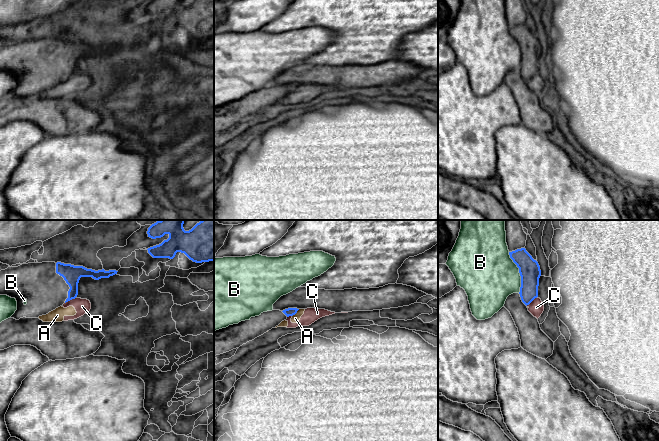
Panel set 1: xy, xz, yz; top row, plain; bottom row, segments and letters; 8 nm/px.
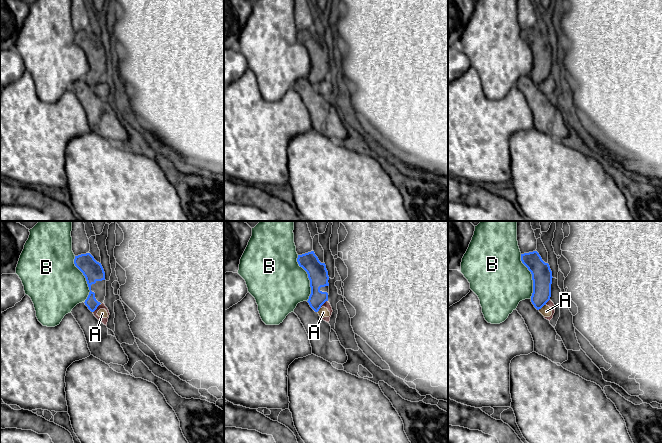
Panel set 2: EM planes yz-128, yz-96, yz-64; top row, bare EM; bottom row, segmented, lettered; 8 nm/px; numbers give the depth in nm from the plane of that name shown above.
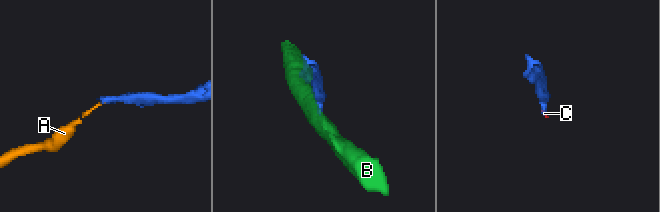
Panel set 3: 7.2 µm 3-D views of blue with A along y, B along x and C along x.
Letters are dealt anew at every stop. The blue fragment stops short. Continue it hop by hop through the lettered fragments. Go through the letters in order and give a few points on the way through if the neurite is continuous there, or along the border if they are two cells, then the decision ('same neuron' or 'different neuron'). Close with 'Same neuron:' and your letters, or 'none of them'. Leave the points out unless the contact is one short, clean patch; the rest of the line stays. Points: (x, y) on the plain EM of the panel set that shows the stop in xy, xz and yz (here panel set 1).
A: border along xz (299, 85), (292, 92); different neuron
B: different neuron
C: different neuron
Same neuron: none of them

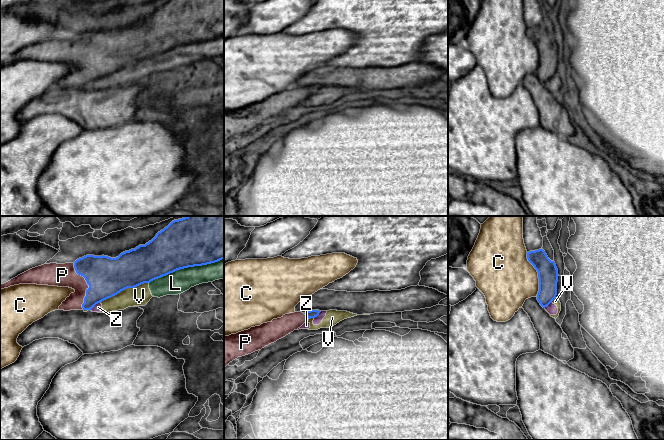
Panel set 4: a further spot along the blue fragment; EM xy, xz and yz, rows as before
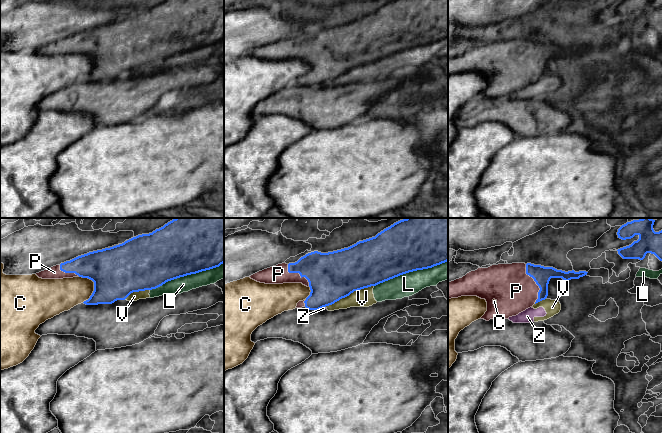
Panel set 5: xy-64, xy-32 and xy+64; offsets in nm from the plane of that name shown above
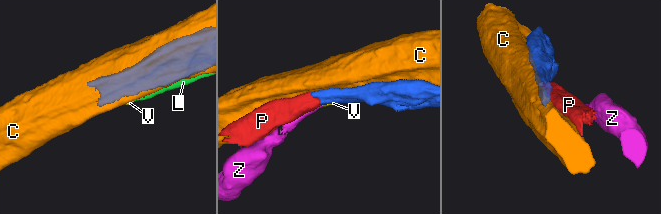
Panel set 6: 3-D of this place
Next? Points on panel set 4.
C: different neuron
L: different neuron
P: runs through xy (106, 53), (95, 54), (88, 60), (79, 51), (62, 51); same neuron
V: different neuron
Z: border along xy (99, 78), (90, 85); different neuron
Same neuron: P

